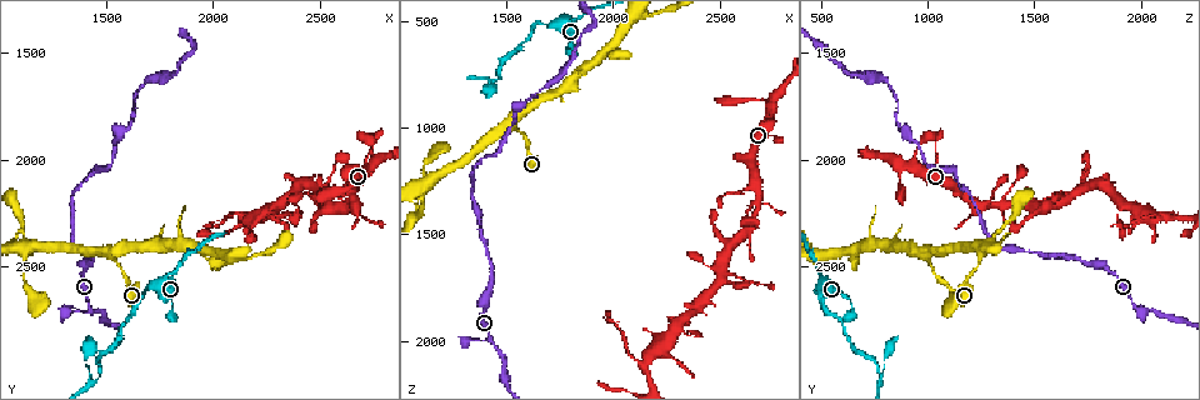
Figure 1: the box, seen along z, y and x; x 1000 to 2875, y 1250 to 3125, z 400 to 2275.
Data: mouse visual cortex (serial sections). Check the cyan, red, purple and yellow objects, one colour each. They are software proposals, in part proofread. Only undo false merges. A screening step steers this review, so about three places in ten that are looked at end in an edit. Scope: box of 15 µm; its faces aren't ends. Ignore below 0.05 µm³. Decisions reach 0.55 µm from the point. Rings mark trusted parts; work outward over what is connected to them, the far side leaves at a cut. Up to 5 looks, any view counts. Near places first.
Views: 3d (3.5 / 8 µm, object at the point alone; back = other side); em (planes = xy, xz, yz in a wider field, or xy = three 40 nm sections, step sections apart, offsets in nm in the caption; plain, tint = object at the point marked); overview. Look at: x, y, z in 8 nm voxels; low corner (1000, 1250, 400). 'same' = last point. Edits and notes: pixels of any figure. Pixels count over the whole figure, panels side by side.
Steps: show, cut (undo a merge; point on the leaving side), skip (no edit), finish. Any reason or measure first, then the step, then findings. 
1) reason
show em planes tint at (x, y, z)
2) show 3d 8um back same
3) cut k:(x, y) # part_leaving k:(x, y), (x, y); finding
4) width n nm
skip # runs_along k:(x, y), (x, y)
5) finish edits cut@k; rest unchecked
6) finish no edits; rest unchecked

branch point
show 3d 3.5um back at (1430, 3030, 780)

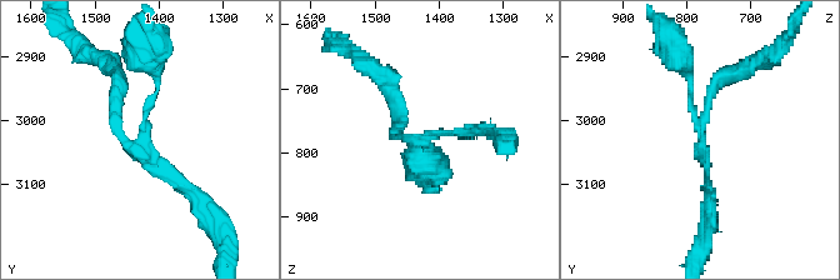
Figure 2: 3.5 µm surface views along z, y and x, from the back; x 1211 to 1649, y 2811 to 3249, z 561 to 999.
arms 3; arm_widths 100, 150, 150 nm; now the EM
show em planes tint at (1430, 3045, 780)

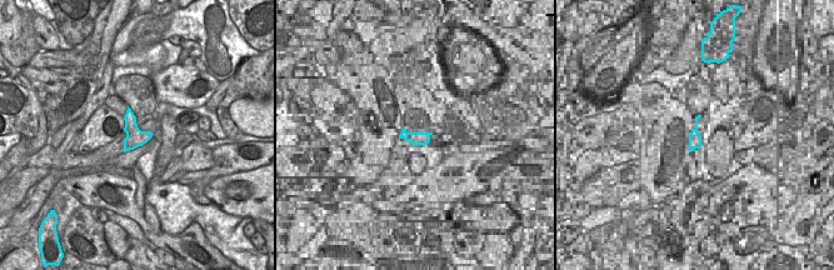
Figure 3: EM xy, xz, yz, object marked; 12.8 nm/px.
skip # runs_along 2:(401, 119), (394, 135), (435, 154); one cell here

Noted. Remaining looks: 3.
a fork
show 3d 3.5um at (1420, 2710, 1990)

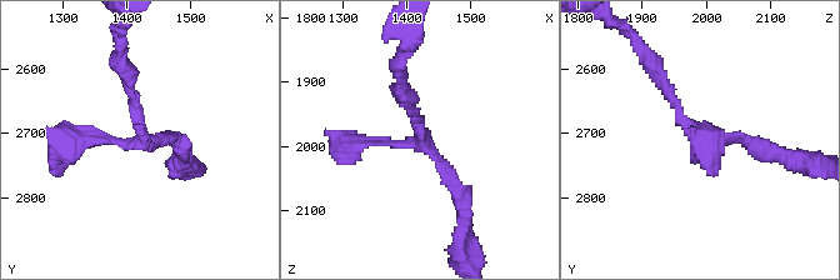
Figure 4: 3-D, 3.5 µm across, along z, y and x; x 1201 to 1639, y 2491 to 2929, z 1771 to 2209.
arms 3; arm_widths 100, 150, 200 nm; now the EM
show em planes tint at (1425, 2705, 1995)

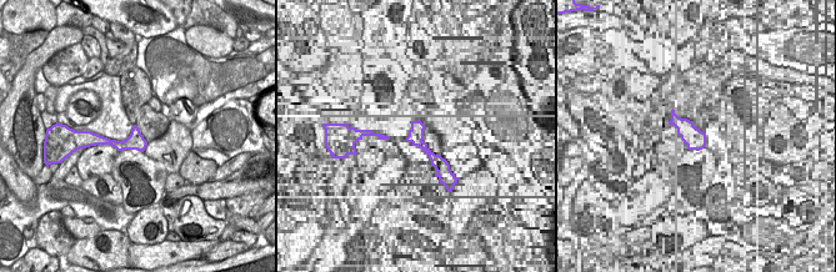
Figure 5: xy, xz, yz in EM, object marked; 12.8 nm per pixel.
skip # runs_along 5:(96, 140), (143, 145); continuous, no second cell

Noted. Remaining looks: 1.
finish no edits; rest unchecked

